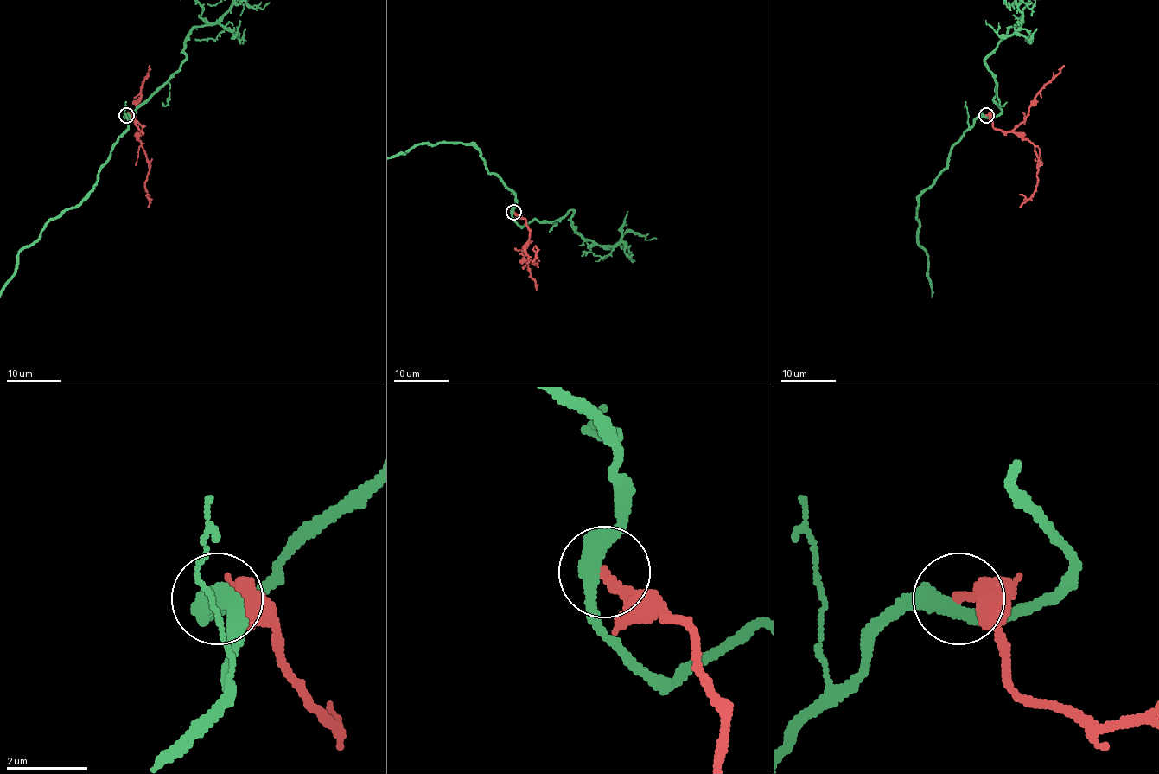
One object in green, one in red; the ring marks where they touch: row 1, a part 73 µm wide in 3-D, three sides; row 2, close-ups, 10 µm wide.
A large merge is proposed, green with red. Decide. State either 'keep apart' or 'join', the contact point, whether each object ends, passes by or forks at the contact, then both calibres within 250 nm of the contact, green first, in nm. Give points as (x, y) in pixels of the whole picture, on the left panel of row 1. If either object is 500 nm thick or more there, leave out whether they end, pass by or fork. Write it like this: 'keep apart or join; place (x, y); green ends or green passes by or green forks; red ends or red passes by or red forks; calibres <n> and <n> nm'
keep apart; place (126, 115); green passes by; red ends; calibres 400 and 280 nm

